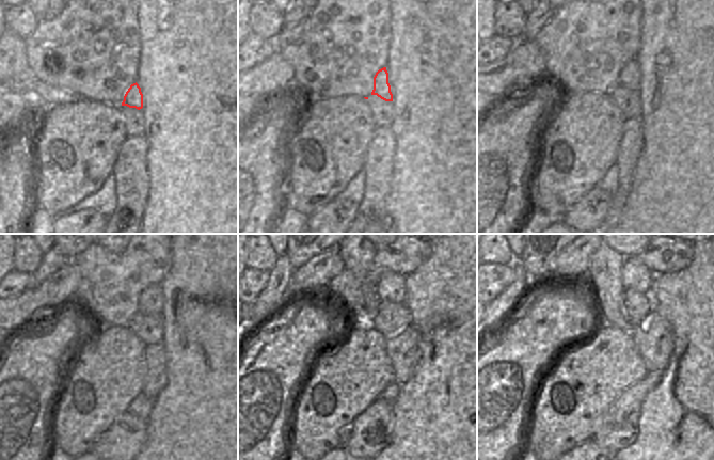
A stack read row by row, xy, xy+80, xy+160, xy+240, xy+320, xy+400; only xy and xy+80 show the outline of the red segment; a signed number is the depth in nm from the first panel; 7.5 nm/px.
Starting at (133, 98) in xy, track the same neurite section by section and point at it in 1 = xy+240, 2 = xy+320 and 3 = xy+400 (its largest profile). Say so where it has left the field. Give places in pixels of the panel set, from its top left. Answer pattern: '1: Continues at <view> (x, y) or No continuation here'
1: Continues at xy+240 (151, 301)
2: Continues at xy+320 (391, 287)
3: Continues at xy+400 (635, 275)

